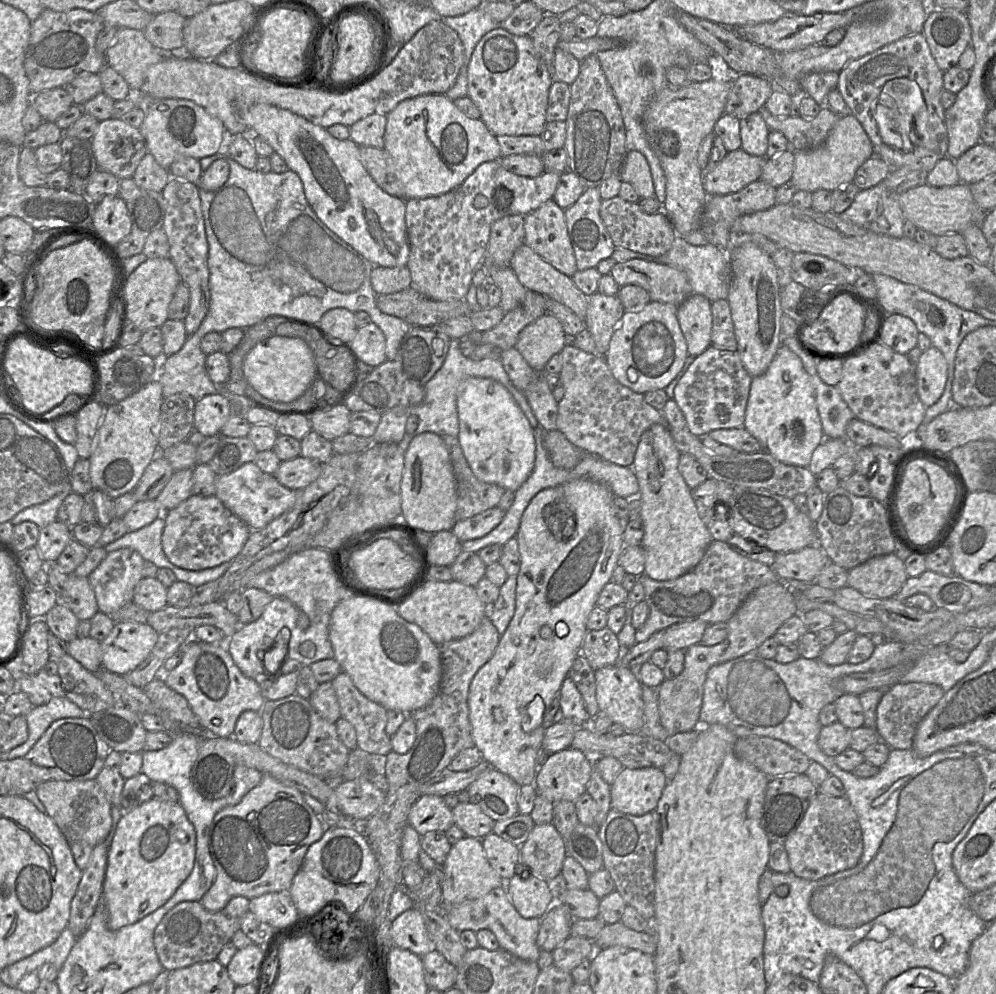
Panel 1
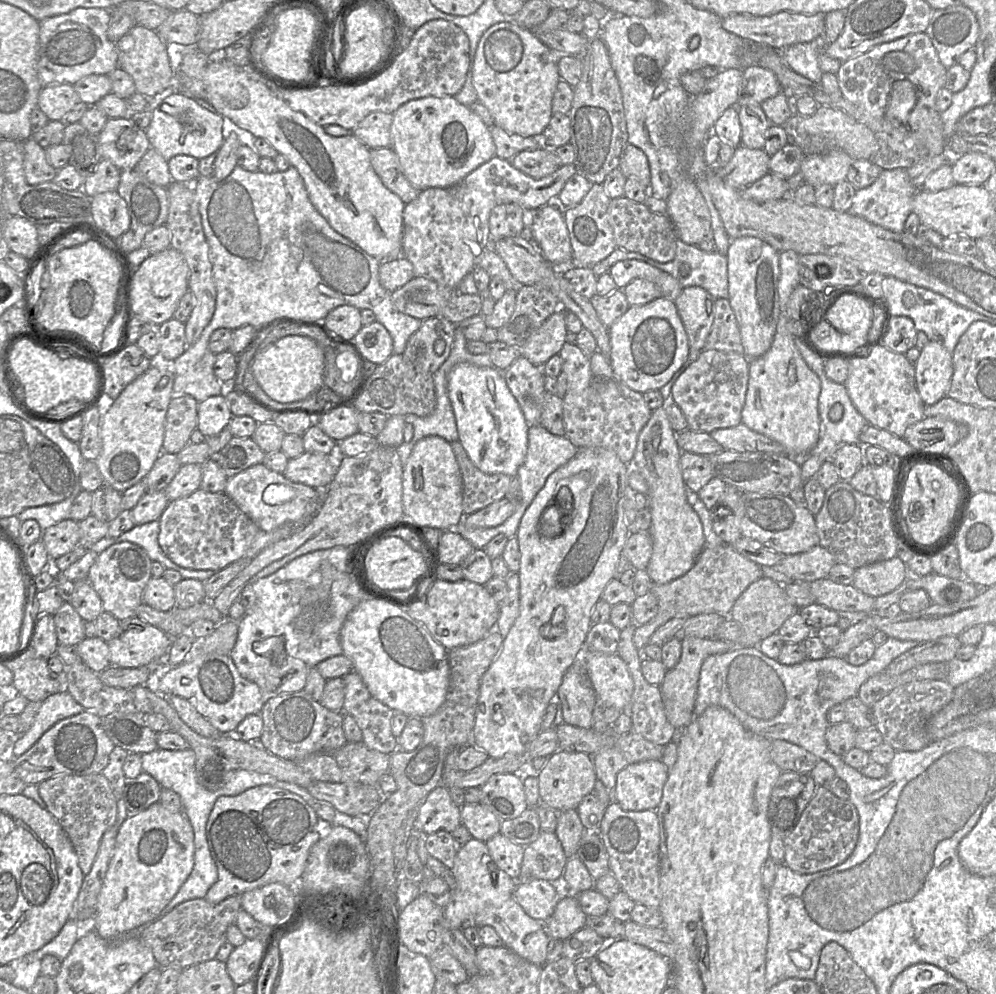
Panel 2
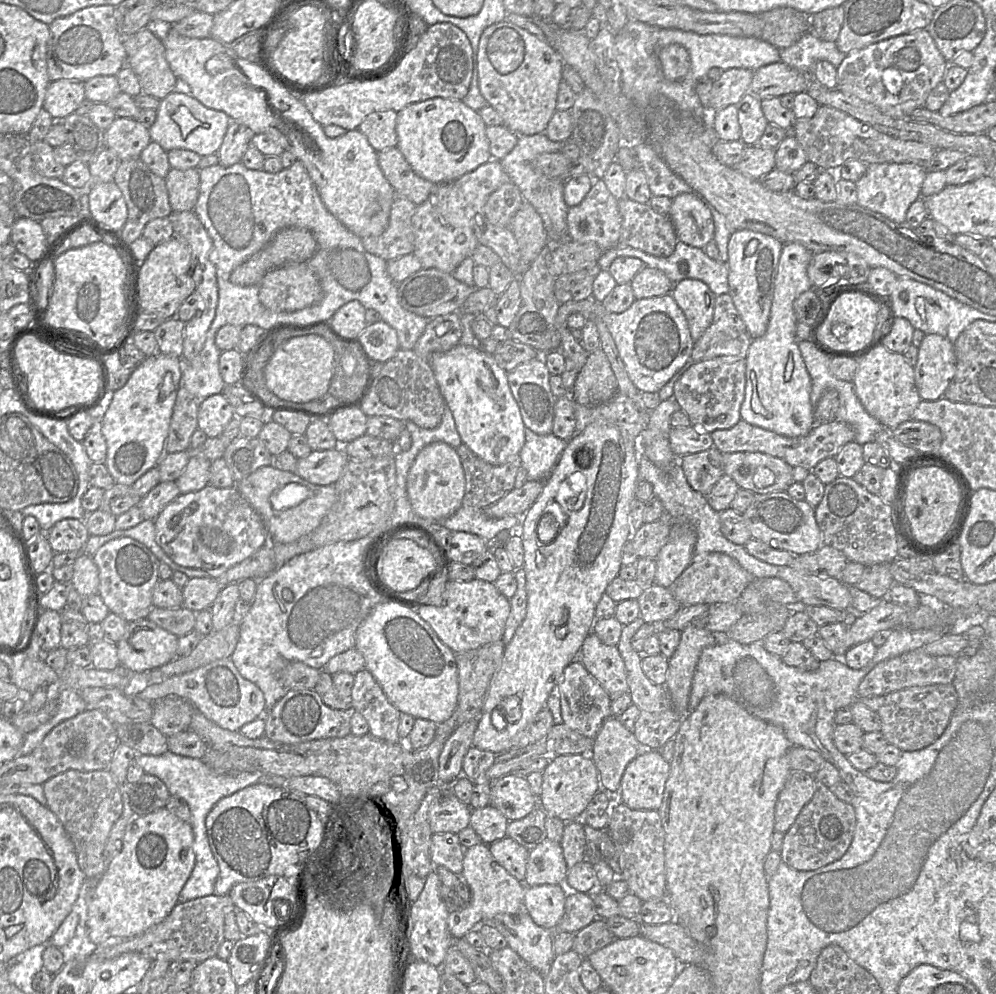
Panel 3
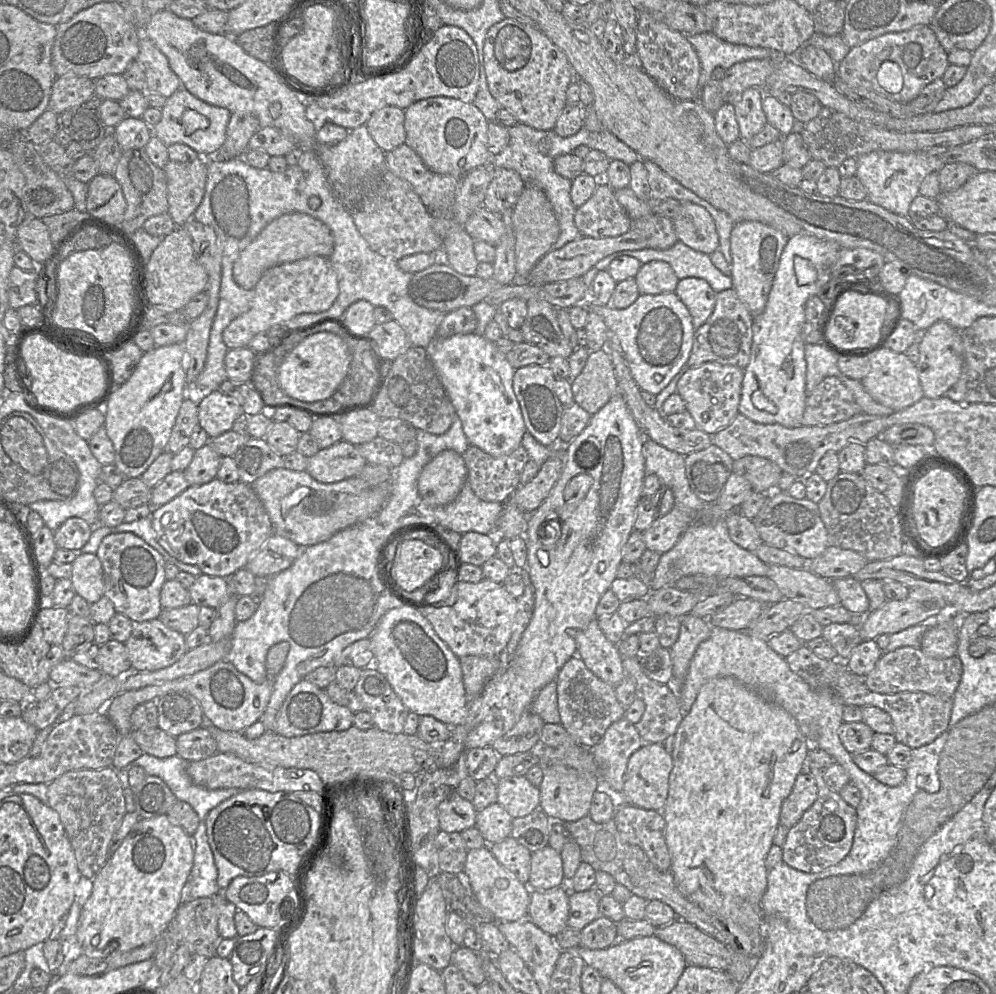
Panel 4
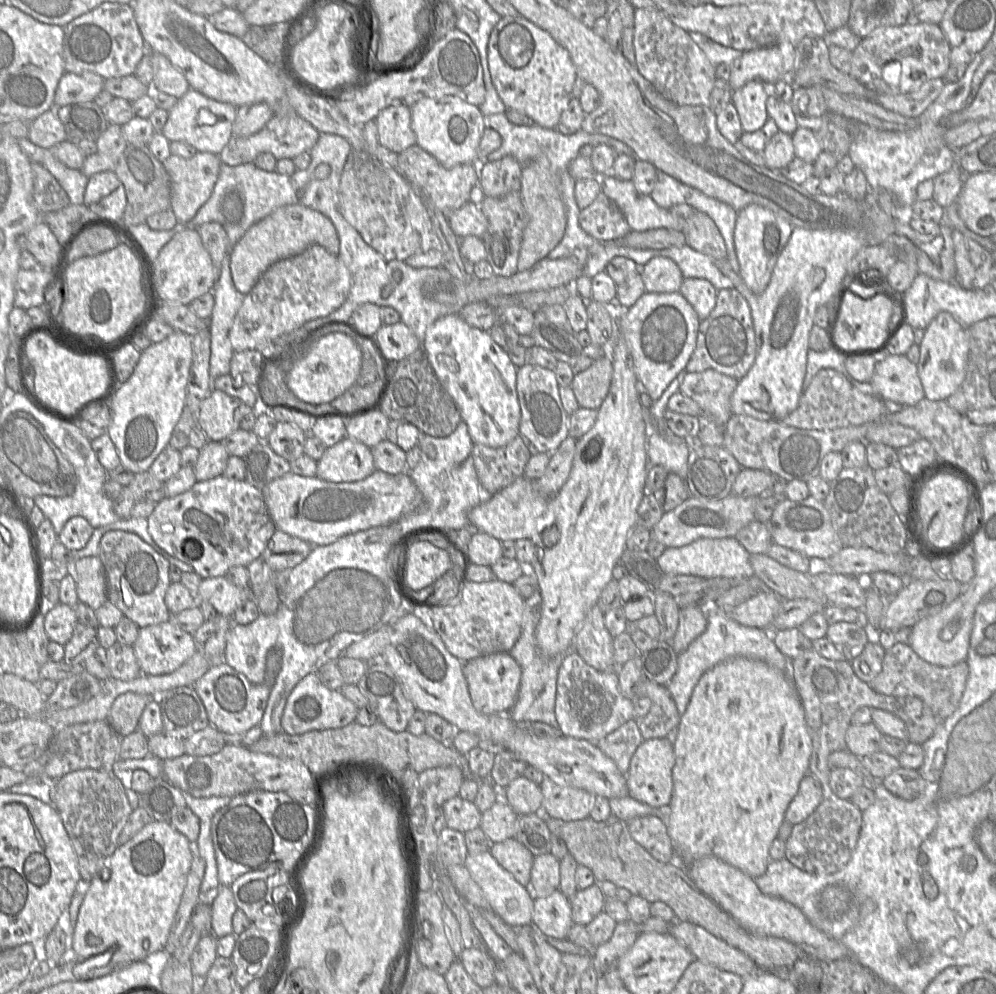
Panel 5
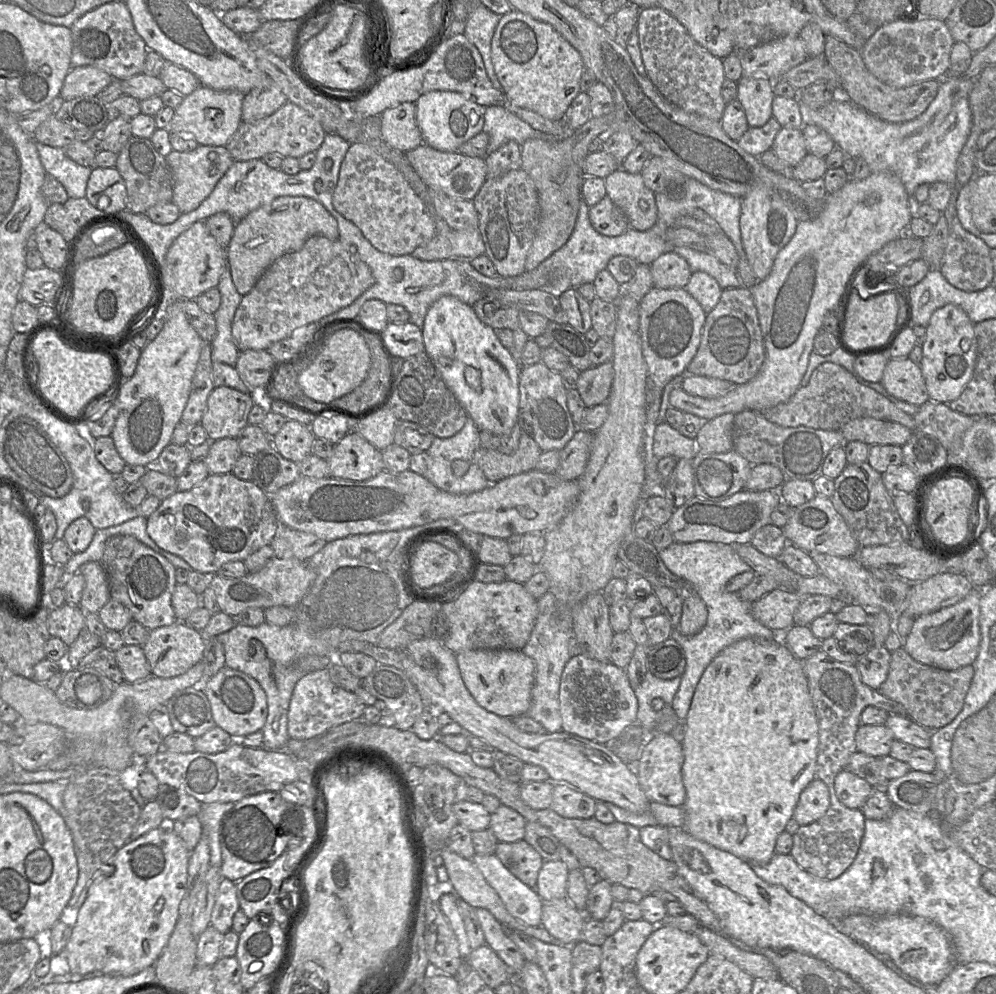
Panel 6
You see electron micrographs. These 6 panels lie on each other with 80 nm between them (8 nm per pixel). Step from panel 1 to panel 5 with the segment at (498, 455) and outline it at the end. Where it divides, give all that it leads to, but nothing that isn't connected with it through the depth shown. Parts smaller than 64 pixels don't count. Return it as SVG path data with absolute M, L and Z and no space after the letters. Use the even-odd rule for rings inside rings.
M458 313L448 314L428 326L422 348L442 386L459 408L474 443L497 448L507 445L520 434L521 410L516 390L518 367L511 361L508 353L491 338L488 331L471 327Z

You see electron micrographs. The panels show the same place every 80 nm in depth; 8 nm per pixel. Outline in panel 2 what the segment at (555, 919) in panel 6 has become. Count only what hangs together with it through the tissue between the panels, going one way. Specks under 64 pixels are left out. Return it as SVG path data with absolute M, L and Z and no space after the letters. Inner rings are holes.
M532 879L517 881L513 897L528 916L545 923L553 914L562 893L561 883Z

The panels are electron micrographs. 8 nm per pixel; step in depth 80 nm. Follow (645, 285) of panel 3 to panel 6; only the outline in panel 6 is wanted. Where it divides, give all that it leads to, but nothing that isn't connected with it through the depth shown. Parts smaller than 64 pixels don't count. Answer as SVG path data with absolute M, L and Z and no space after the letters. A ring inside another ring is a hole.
M672 251L660 255L649 266L656 288L685 288L692 275L686 260Z

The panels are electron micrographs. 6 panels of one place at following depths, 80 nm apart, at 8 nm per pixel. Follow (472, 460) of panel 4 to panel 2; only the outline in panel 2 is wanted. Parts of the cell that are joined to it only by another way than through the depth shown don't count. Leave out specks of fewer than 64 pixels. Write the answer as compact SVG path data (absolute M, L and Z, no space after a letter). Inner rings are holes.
M459 440L451 443L463 480L463 513L475 513L503 499L512 476L503 473L487 474L479 470Z

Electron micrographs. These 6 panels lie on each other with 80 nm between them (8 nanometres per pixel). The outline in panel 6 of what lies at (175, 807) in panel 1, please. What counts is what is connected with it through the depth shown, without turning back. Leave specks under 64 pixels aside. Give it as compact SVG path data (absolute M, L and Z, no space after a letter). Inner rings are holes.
M169 827L153 829L143 836L127 842L122 848L120 848L110 860L110 865L114 867L113 874L110 876L99 875L94 877L94 879L87 884L88 891L85 901L77 911L76 921L72 926L71 937L65 947L70 972L82 976L91 974L92 977L132 976L147 967L154 966L158 957L164 950L164 947L166 947L178 920L179 905L186 895L189 858L190 852L186 848L184 841Z

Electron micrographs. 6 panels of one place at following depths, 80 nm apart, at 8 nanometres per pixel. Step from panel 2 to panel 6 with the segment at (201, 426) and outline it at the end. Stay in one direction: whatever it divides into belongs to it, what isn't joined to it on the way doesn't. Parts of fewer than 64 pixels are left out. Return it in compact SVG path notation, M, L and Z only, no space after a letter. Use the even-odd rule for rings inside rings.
M226 386L214 388L208 397L206 408L200 421L200 425L207 433L208 440L236 438L248 425L248 415L254 404L250 394L242 393Z

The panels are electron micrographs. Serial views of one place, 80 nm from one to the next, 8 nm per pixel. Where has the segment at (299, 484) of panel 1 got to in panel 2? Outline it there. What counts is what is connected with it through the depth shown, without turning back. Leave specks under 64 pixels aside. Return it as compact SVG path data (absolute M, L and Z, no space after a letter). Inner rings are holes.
M305 452L297 458L289 459L283 475L292 482L313 488L326 487L335 477L338 458L338 455Z

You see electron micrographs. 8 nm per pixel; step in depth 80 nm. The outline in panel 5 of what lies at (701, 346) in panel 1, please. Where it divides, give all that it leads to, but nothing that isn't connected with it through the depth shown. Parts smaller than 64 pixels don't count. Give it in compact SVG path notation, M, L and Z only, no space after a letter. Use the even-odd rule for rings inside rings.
M684 278L679 292L691 304L702 321L712 312L718 290L706 279Z

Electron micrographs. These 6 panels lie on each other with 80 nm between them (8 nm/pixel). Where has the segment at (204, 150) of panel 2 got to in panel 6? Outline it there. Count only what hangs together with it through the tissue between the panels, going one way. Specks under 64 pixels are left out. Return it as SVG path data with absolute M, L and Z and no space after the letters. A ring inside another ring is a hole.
M199 86L191 94L184 97L182 103L175 108L174 116L168 129L170 133L181 133L193 137L199 145L225 146L242 123L242 103L245 94L234 91L220 91L206 86Z

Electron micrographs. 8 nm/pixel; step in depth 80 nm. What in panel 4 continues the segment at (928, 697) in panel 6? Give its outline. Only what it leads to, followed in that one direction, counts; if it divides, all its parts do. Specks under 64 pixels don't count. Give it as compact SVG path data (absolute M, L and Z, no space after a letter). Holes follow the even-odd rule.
M905 646L883 653L874 668L864 677L864 682L872 692L881 694L924 692L953 697L962 673L963 666L957 656L936 659L925 655L920 647Z

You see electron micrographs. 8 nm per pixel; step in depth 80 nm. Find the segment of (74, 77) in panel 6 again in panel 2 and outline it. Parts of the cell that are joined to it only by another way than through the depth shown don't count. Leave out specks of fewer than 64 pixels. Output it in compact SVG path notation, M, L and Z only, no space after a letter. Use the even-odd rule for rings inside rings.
M52 84L42 88L37 106L51 121L59 121L81 100L71 84Z

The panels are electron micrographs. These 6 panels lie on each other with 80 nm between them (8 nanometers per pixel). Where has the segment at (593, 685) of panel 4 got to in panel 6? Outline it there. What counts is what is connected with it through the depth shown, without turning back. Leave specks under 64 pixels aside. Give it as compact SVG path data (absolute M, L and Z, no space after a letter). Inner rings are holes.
M582 653L574 654L564 666L559 686L559 707L562 731L599 744L614 741L625 728L637 723L637 698L625 669Z

